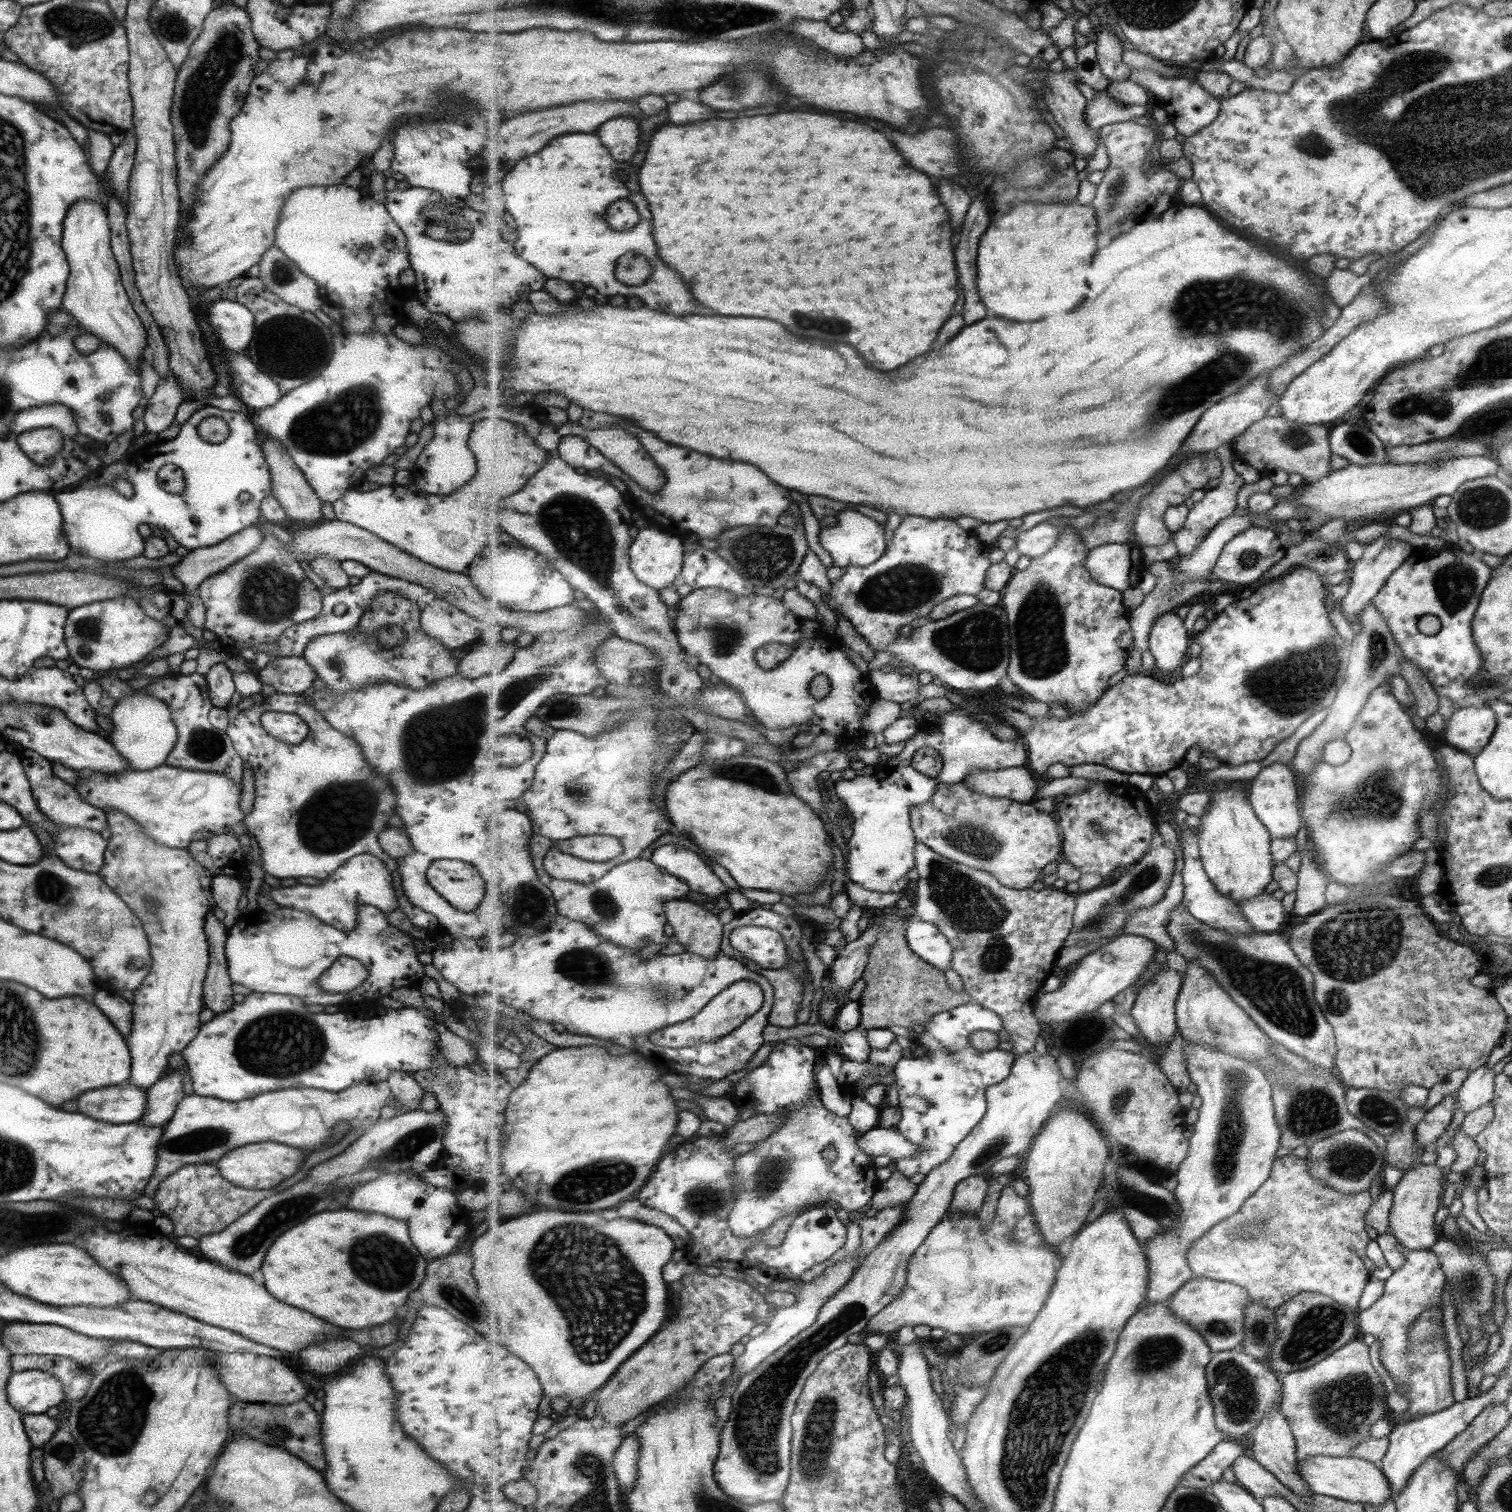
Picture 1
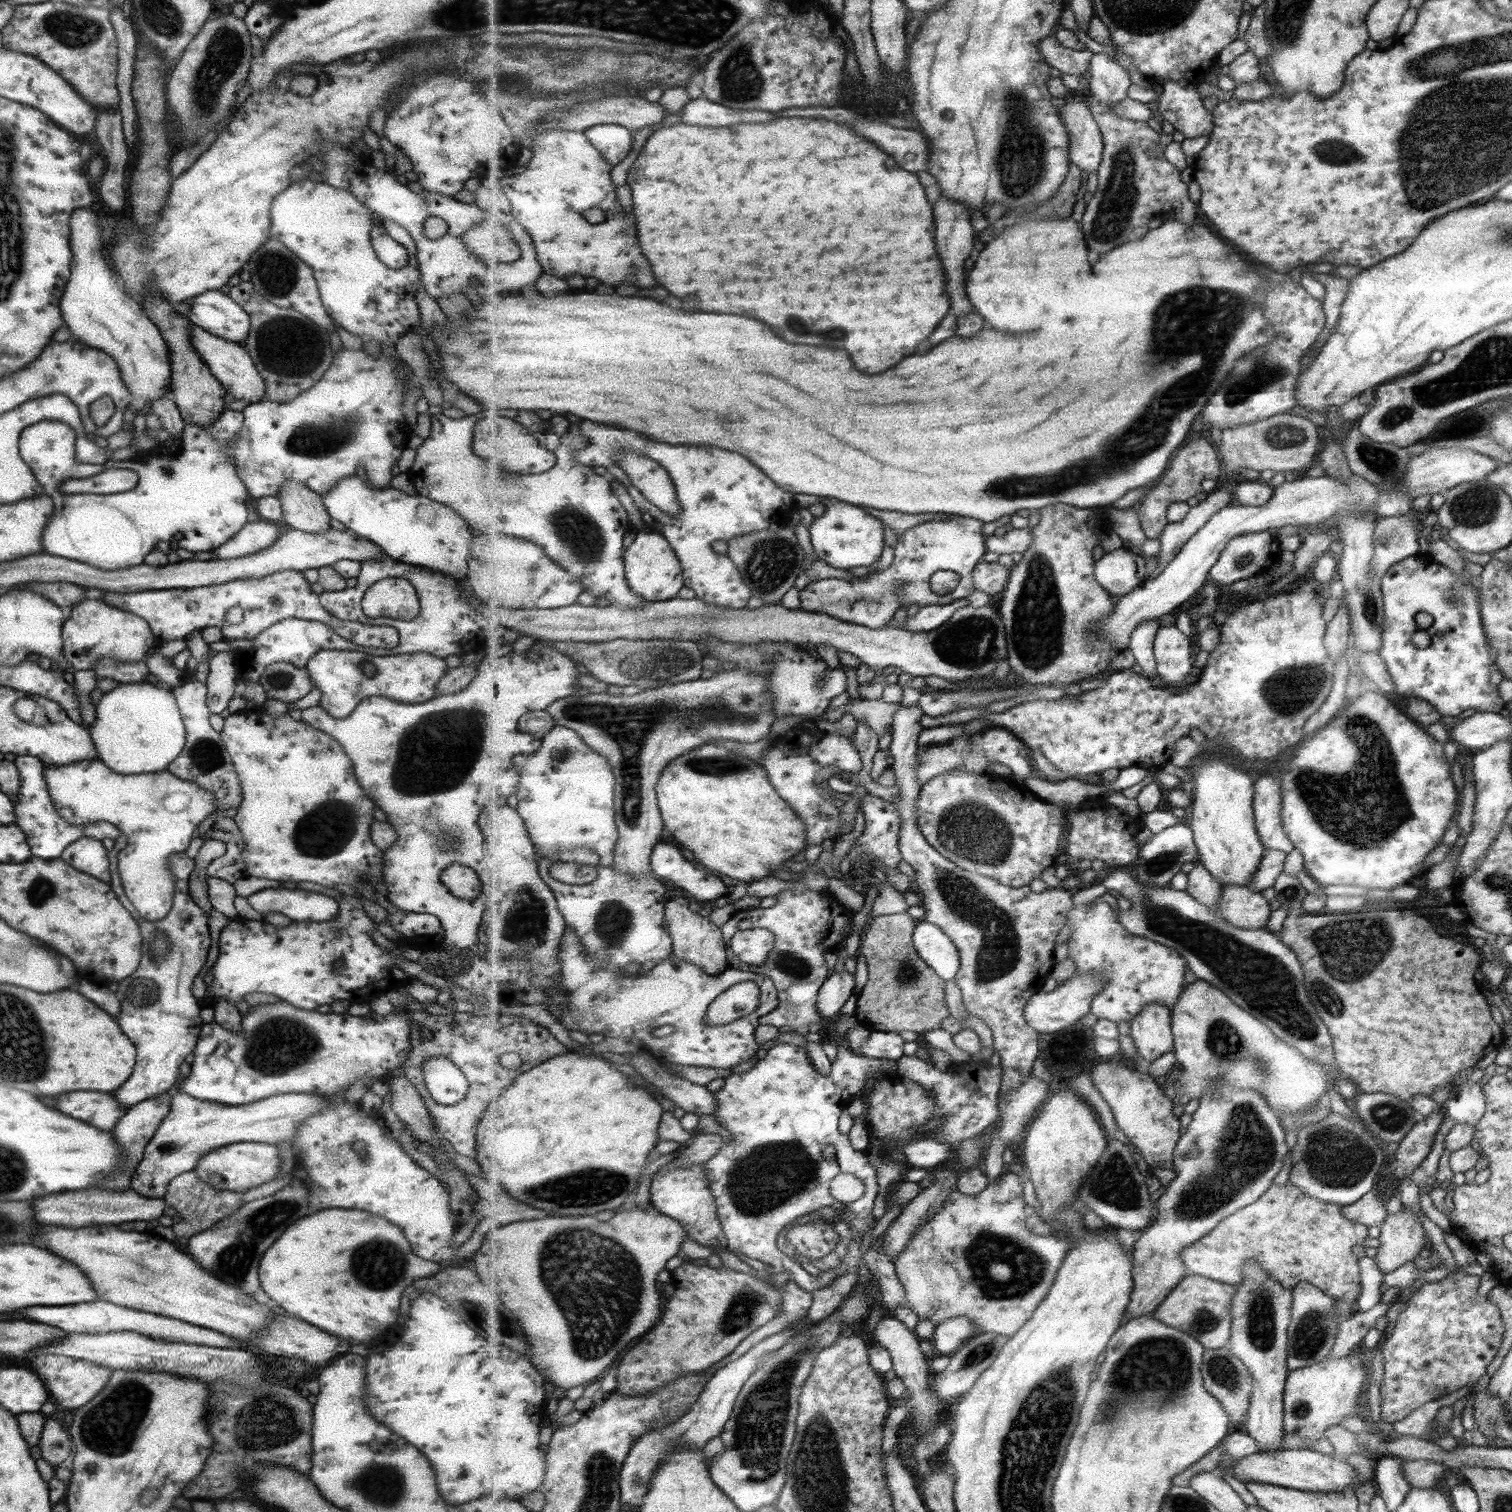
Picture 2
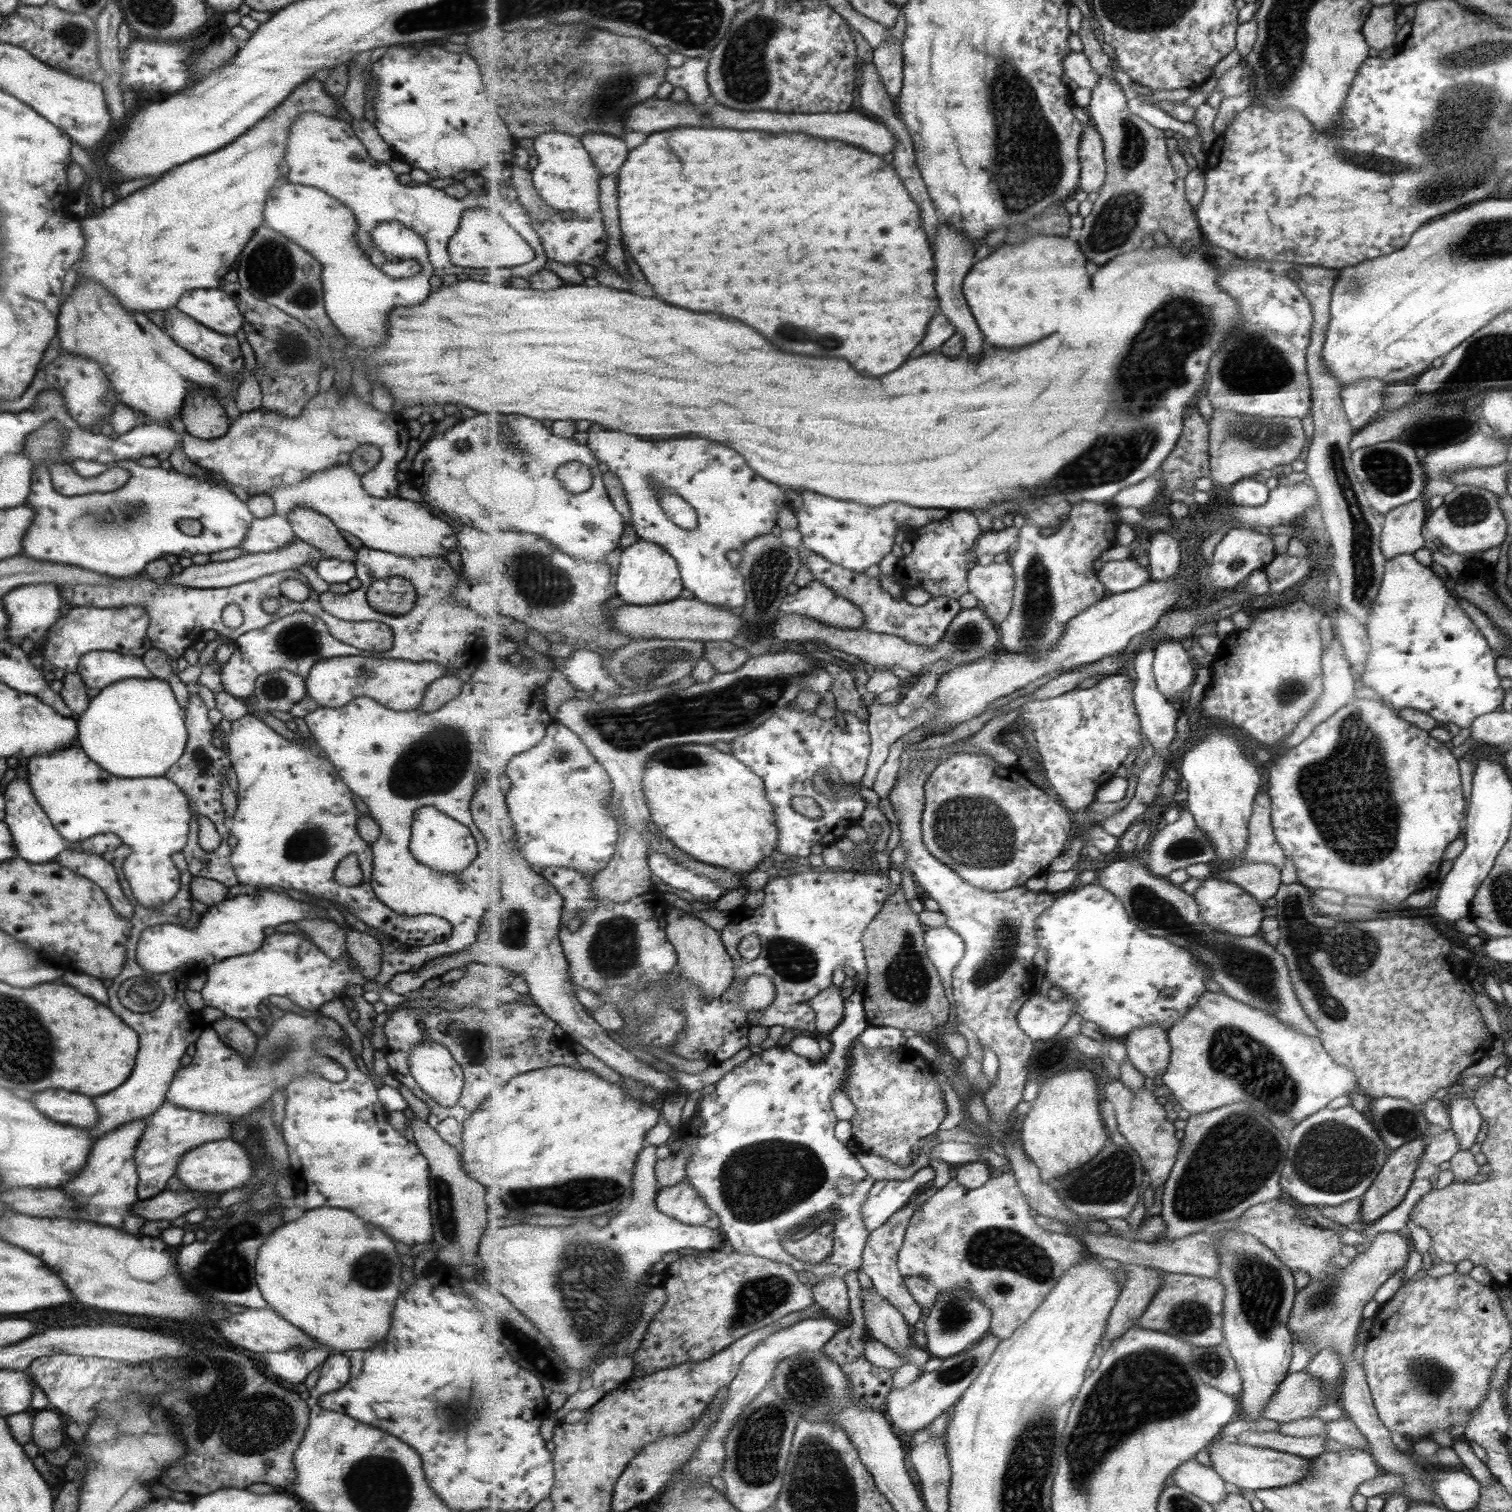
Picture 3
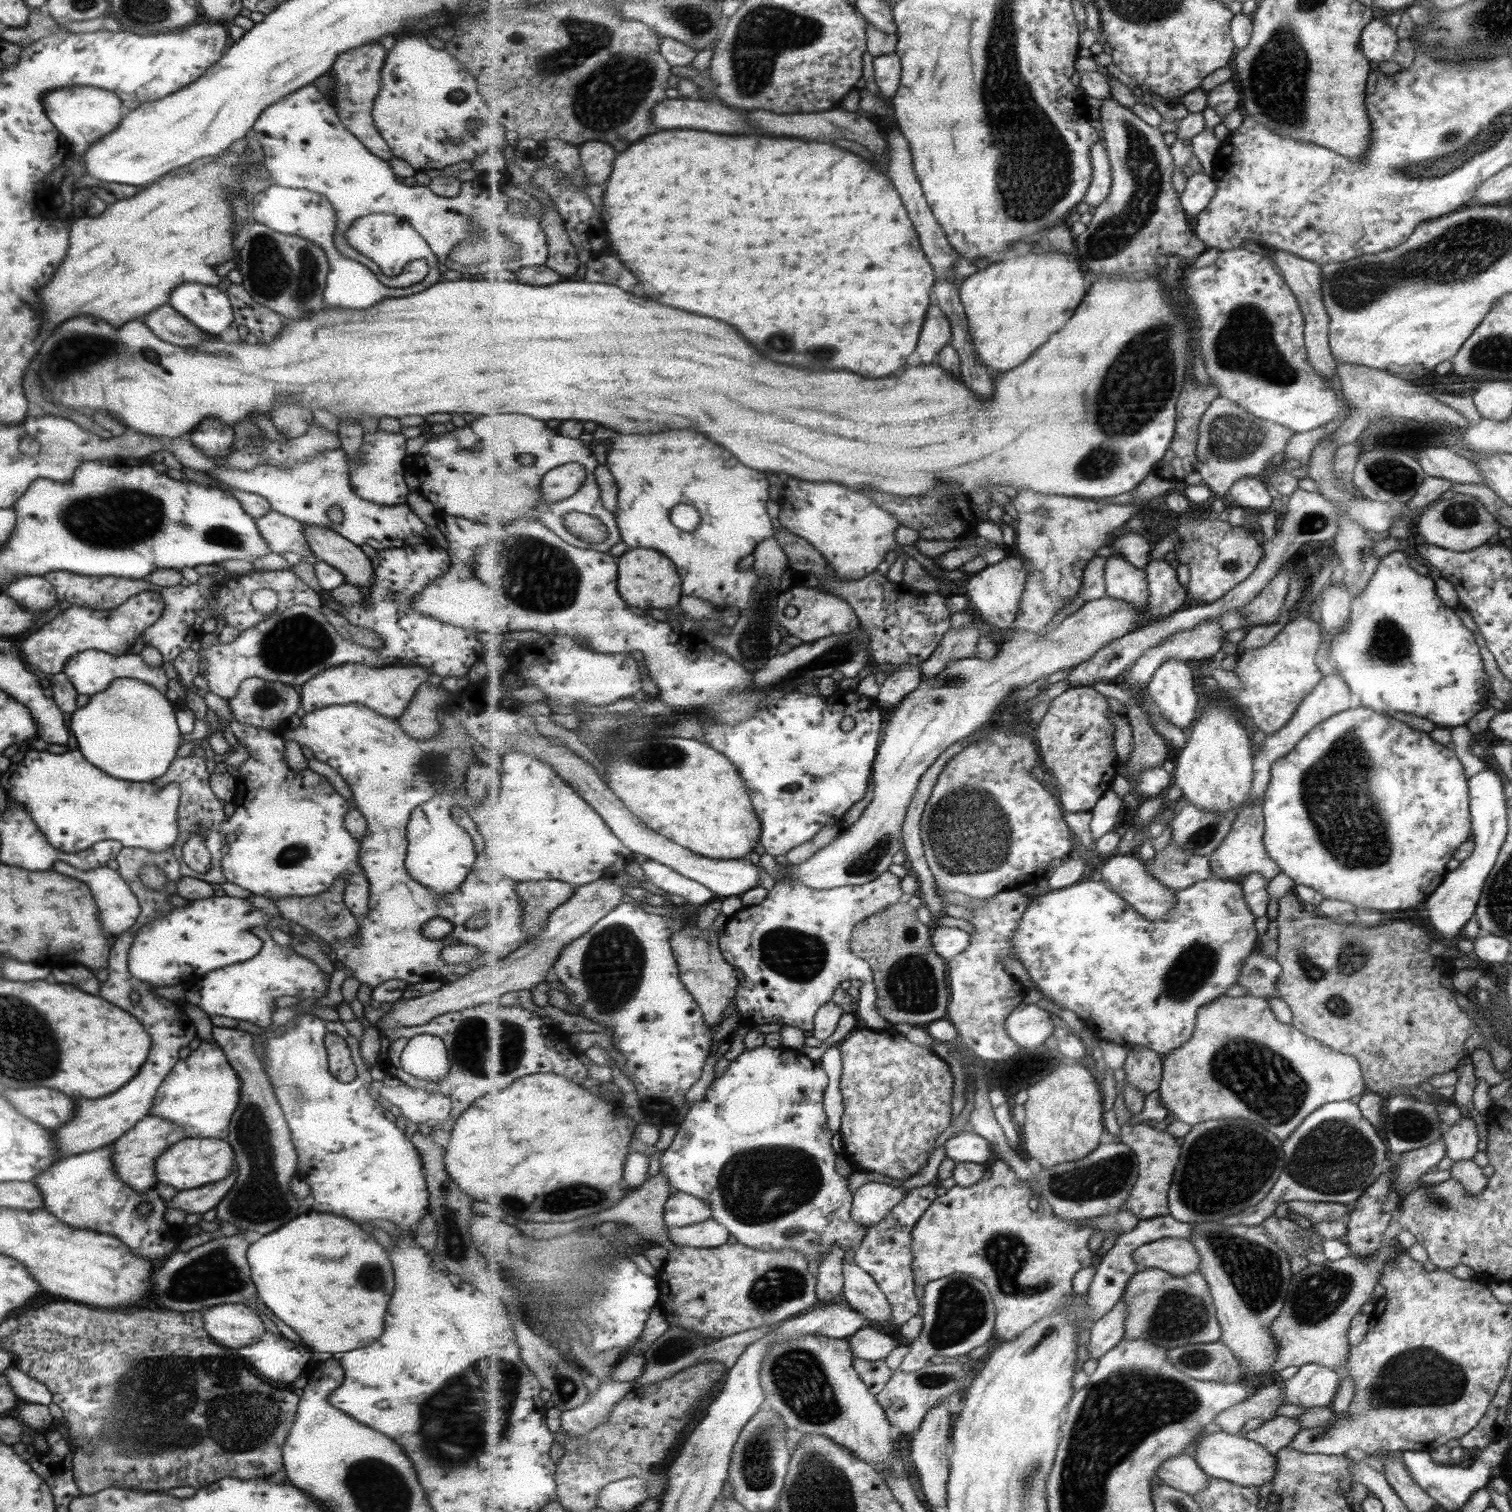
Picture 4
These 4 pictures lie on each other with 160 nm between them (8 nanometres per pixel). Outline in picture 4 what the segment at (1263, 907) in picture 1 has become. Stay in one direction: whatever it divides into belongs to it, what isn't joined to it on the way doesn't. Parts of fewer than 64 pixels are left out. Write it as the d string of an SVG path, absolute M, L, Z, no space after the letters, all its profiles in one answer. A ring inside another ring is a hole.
M1100 878L1065 888L1053 888L1044 895L1035 896L1031 900L1030 908L1026 910L1022 920L1019 921L1019 928L1014 934L1016 960L1021 960L1029 971L1031 980L1036 984L1035 989L1038 989L1045 998L1052 1000L1060 1008L1072 1010L1076 1013L1099 1040L1115 1043L1126 1048L1133 1045L1151 1047L1164 1060L1166 1054L1179 1049L1193 1036L1198 1021L1198 1010L1216 998L1223 996L1233 984L1238 984L1243 965L1247 957L1253 951L1259 949L1260 940L1260 934L1256 927L1257 918L1248 907L1241 884L1228 879L1211 878L1196 882L1185 890L1177 891L1177 894L1177 905L1170 910L1166 920L1153 922L1139 914L1119 896L1120 894L1107 888Z

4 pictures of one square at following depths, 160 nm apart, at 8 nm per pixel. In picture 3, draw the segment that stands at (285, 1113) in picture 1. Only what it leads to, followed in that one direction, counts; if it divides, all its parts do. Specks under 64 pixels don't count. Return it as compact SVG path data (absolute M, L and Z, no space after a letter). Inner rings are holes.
M163 1102L155 1112L144 1118L145 1131L140 1136L133 1160L135 1162L138 1181L136 1195L138 1199L146 1199L166 1190L169 1178L175 1176L177 1165L181 1157L192 1148L231 1138L231 1125L235 1124L235 1117L231 1115L209 1115L186 1108L177 1108L169 1102Z

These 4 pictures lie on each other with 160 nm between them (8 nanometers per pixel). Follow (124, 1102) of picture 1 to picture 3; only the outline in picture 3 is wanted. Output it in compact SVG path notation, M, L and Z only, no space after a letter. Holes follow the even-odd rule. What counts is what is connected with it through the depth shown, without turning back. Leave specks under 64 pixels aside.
M43 1090L43 1092L37 1092L33 1094L31 1098L33 1102L33 1108L39 1110L39 1114L45 1114L51 1122L61 1122L63 1126L69 1124L69 1126L75 1126L75 1128L83 1130L91 1130L95 1125L97 1125L97 1110L91 1102L91 1098L87 1096L81 1096L81 1094L69 1094L65 1090Z

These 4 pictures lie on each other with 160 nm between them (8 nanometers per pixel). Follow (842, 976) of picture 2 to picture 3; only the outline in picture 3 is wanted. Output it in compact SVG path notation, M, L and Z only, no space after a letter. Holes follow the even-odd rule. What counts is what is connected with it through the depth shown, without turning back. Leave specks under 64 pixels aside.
M835 985L822 990L813 1001L811 1006L816 1012L816 1024L819 1025L819 1032L833 1032L845 1016L844 1010L846 1001L841 996L841 987Z

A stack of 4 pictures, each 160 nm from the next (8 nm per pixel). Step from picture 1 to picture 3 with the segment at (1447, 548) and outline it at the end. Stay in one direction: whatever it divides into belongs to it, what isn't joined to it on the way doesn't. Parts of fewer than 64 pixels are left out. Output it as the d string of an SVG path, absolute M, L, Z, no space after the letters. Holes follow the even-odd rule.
M1396 554L1384 562L1380 587L1378 588L1377 596L1371 603L1369 617L1367 617L1367 623L1365 623L1364 629L1367 642L1369 642L1369 651L1367 651L1364 671L1361 674L1359 673L1359 678L1361 676L1363 684L1369 686L1391 708L1414 708L1431 716L1433 720L1436 720L1437 724L1450 722L1461 729L1468 728L1470 722L1476 716L1495 711L1501 705L1504 691L1500 688L1499 677L1494 669L1495 658L1491 656L1486 641L1480 636L1469 618L1463 614L1463 609L1459 606L1455 597L1447 593L1441 579L1431 571L1430 567L1423 566L1423 564L1415 561L1412 554Z

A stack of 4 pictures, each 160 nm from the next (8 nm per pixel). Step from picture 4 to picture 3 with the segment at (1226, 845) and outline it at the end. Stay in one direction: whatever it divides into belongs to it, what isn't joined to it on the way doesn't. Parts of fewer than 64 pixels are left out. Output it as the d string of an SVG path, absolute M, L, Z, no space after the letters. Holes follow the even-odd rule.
M1265 787L1254 802L1246 852L1234 860L1234 867L1243 863L1262 862L1271 863L1280 870L1287 858L1279 846L1272 821L1272 798Z

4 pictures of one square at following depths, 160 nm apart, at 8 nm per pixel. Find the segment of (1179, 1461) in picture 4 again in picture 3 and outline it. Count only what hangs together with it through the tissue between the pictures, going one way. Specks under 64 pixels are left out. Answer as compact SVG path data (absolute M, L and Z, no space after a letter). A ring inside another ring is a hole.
M1192 1459L1181 1465L1173 1476L1177 1485L1199 1495L1208 1503L1221 1502L1227 1496L1228 1484L1213 1466L1203 1466Z

